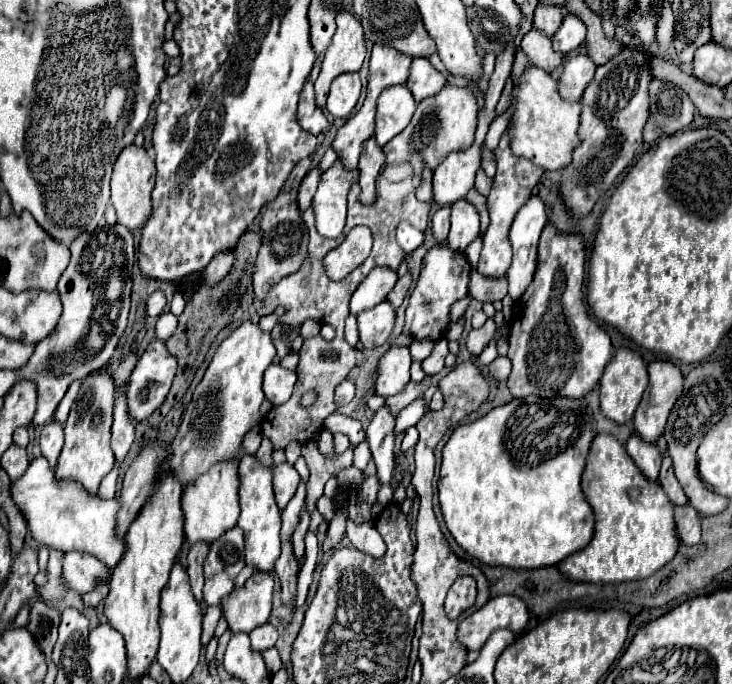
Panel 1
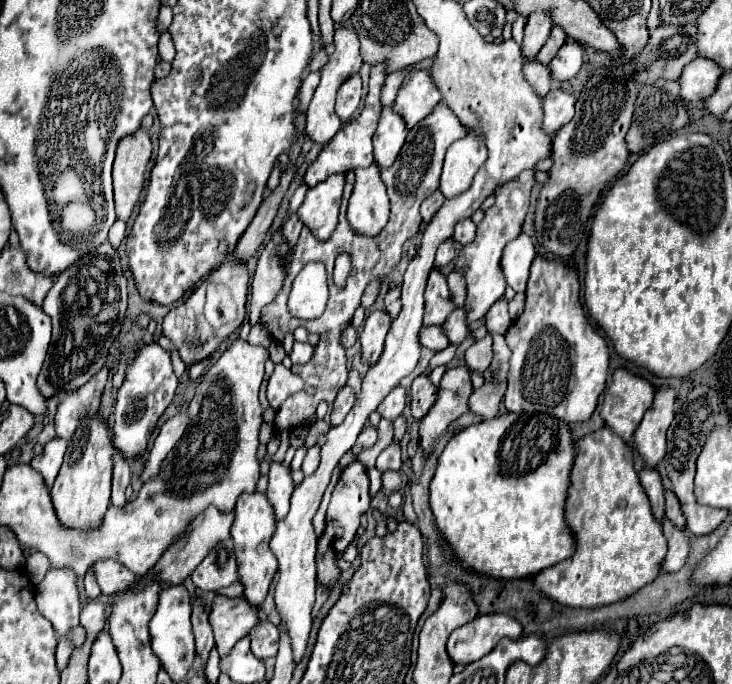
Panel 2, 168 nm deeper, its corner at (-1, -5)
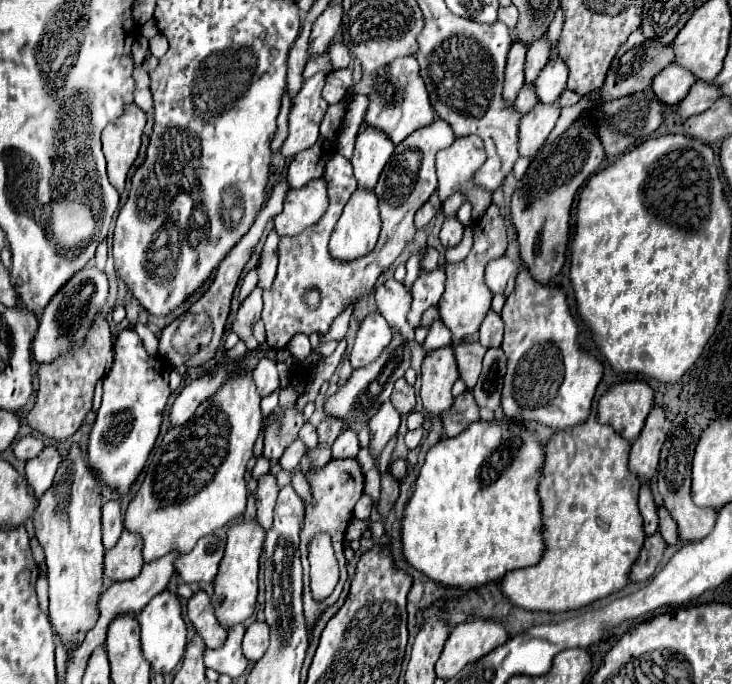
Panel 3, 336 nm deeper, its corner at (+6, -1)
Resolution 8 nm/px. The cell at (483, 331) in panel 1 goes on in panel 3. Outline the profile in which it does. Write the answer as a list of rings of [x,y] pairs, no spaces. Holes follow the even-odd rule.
[[[462,342],[454,348],[454,354],[456,354],[460,378],[466,382],[468,388],[474,388],[482,370],[482,356],[486,354],[486,348],[482,348],[482,344],[478,342]]]

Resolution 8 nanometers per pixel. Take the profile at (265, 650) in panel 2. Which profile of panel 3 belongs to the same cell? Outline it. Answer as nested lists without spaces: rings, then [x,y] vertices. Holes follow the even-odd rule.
[[[252,622],[248,628],[246,628],[246,634],[244,634],[244,642],[242,642],[242,648],[244,648],[244,654],[248,656],[248,660],[256,662],[260,660],[260,656],[266,652],[270,644],[270,632],[268,632],[268,626],[264,622]]]

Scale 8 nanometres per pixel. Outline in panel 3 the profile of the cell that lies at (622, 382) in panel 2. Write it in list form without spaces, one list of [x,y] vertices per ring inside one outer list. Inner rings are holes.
[[[624,380],[608,388],[598,400],[598,422],[610,424],[616,432],[634,442],[654,406],[654,390],[642,380]]]

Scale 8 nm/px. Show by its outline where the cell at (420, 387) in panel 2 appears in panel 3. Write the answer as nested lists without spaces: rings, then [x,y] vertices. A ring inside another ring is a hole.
[[[404,378],[396,380],[394,390],[392,390],[392,396],[390,396],[390,402],[394,404],[394,408],[396,408],[400,414],[408,414],[408,412],[414,410],[414,406],[416,406],[414,386],[410,386]]]

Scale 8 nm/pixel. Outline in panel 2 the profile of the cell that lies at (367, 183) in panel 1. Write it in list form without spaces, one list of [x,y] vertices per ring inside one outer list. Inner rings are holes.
[[[373,162],[367,168],[357,168],[353,170],[357,176],[355,190],[349,198],[349,208],[347,208],[347,222],[355,234],[361,236],[377,236],[389,222],[389,198],[385,192],[385,184],[379,178],[379,166]]]

